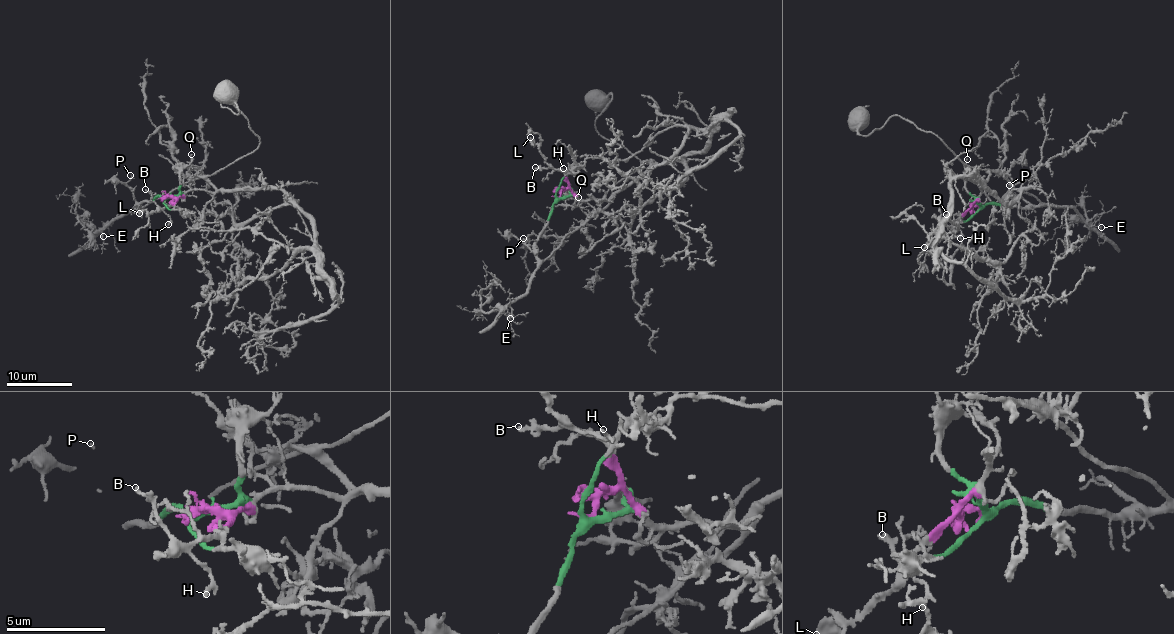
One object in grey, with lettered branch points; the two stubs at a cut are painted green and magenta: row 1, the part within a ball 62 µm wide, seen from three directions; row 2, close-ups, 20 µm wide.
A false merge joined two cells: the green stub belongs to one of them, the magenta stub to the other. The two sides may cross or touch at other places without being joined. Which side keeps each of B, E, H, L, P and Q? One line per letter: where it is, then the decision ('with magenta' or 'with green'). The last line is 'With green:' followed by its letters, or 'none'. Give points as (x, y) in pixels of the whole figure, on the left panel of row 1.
B: (145, 189) | with magenta
E: (103, 236) | with green
H: (168, 224) | with magenta
L: (139, 213) | with magenta
P: (130, 175) | with green
Q: (191, 154) | with green
With green: E, P, Q

